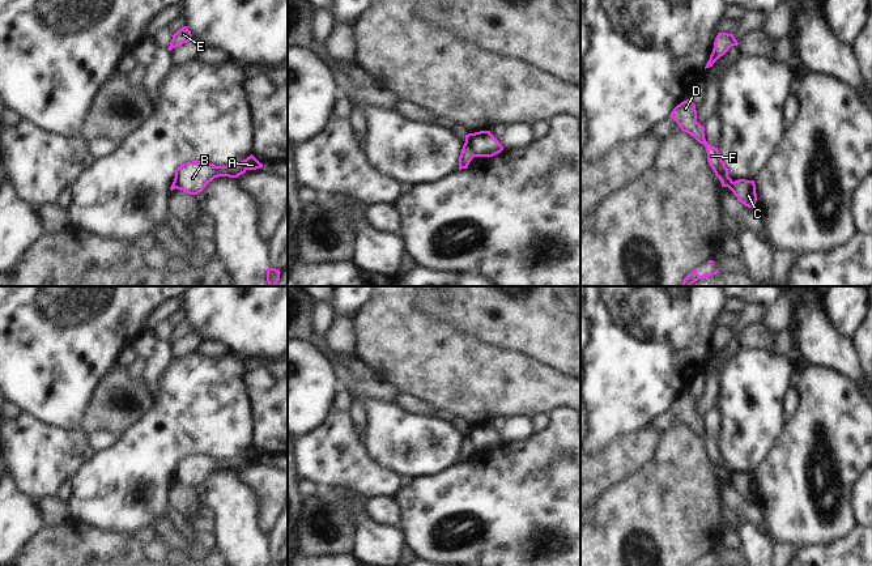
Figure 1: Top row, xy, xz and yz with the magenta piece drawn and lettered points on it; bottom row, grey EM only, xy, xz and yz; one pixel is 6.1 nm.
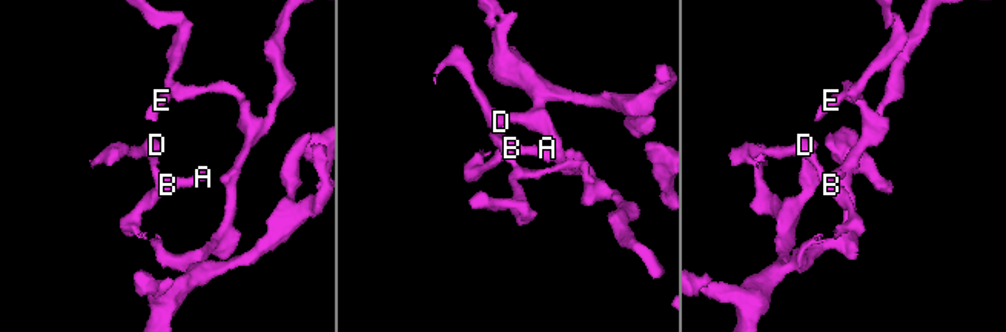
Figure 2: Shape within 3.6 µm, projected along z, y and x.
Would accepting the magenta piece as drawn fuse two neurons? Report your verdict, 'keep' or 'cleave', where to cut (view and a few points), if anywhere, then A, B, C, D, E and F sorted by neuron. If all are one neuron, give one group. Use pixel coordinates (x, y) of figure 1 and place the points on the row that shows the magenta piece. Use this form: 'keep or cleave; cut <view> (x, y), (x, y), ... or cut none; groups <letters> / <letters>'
cleave; cut xz (466, 141), (473, 156); groups A B D F / C E

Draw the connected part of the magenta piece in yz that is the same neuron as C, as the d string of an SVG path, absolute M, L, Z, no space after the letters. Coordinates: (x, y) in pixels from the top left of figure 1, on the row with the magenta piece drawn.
M739 179L732 182L728 188L741 204L756 210L757 193L754 180Z

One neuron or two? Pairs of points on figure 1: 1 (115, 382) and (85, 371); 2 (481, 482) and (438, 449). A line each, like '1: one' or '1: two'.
1: two
2: two

